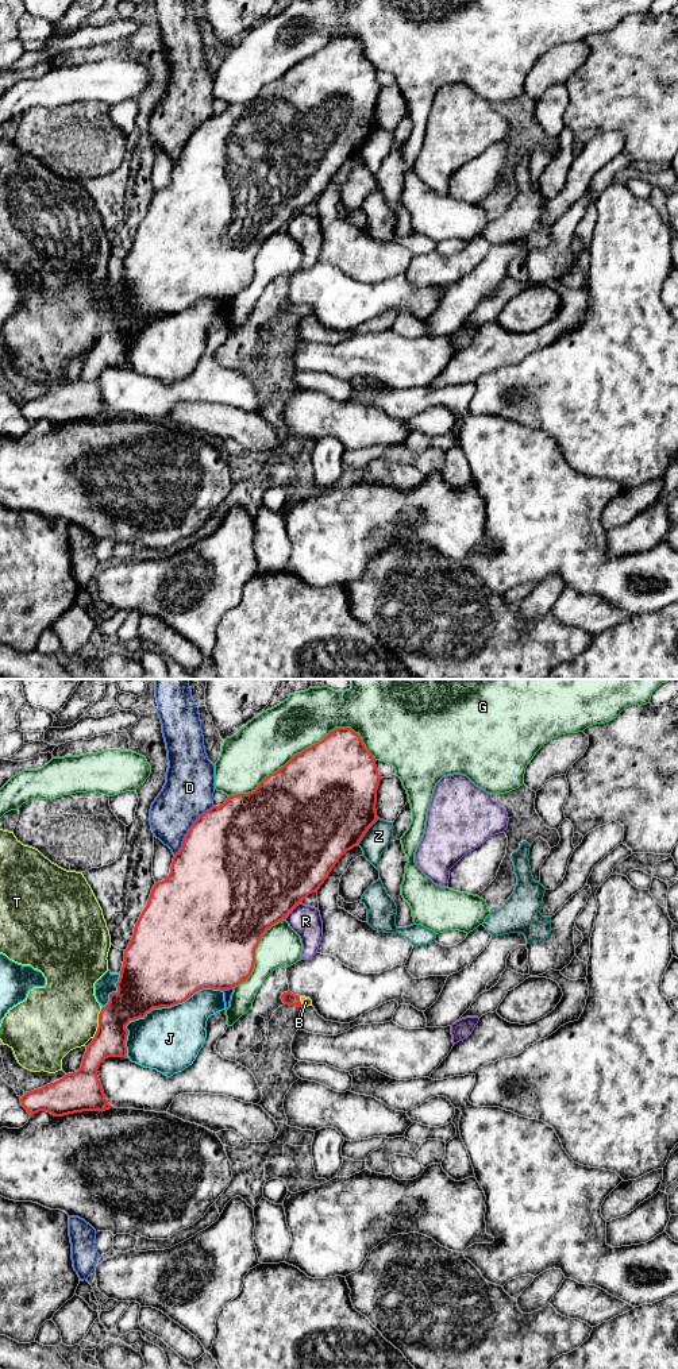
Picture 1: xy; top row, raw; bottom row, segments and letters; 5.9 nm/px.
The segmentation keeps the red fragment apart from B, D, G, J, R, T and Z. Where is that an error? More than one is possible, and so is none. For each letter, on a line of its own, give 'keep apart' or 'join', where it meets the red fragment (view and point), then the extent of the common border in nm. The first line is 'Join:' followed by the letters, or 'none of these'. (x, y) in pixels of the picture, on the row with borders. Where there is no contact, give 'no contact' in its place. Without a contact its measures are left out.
Join: B
B: join; meets red in xy at (300, 1002); contact 70 nm long
D: keep apart; meets red in xy at (189, 829); contact 380 nm long
G: keep apart; meets red in xy at (307, 748); contact 900 nm long
J: keep apart; meets red in xy at (158, 1007); contact 700 nm long
R: keep apart; meets red in xy at (292, 909); contact 140 nm long
T: keep apart; meets red in xy at (99, 1022); contact 180 nm long
Z: keep apart; meets red in xy at (366, 830); contact 200 nm long

